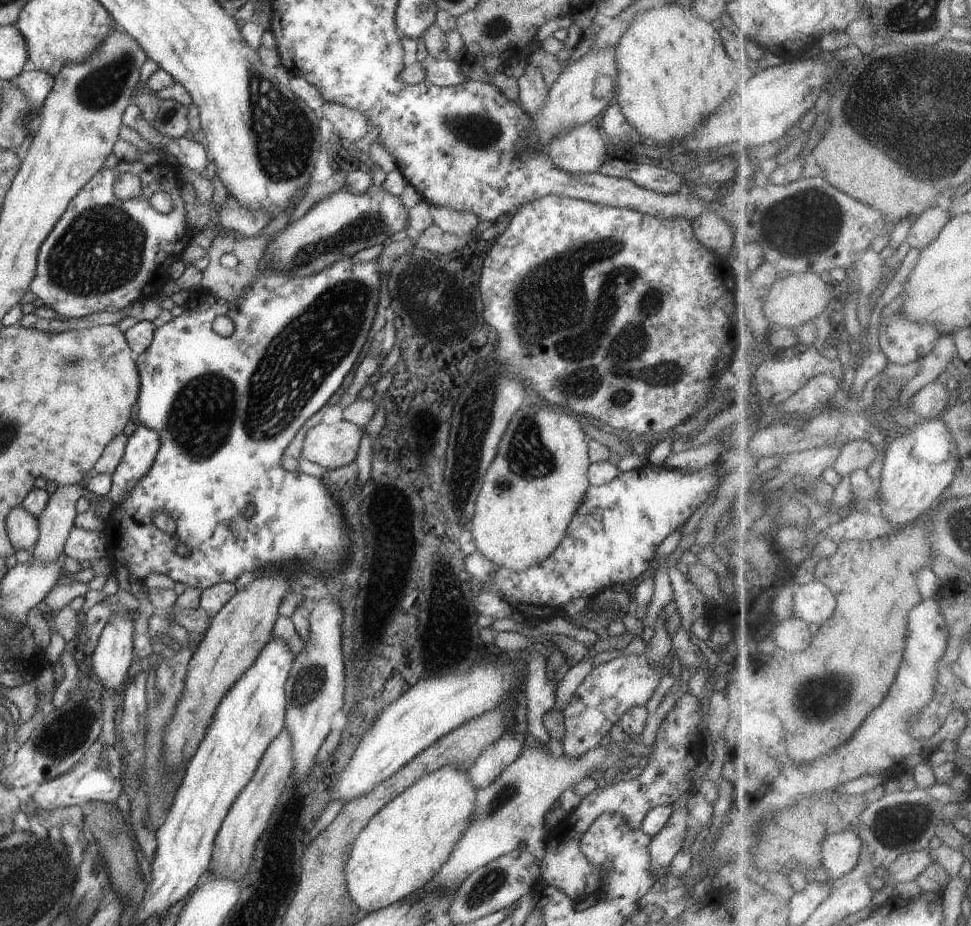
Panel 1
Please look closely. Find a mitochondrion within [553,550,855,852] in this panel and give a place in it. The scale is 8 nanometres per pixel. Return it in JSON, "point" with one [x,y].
{"point":[816,704]}

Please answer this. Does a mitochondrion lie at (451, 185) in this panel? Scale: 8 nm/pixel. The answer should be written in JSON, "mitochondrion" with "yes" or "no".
{"mitochondrion":"no"}

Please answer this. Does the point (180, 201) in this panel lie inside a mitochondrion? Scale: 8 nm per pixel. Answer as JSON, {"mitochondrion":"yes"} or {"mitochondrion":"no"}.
{"mitochondrion":"no"}

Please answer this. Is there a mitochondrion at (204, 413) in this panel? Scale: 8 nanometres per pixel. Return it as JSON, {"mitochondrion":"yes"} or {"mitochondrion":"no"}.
{"mitochondrion":"yes"}

